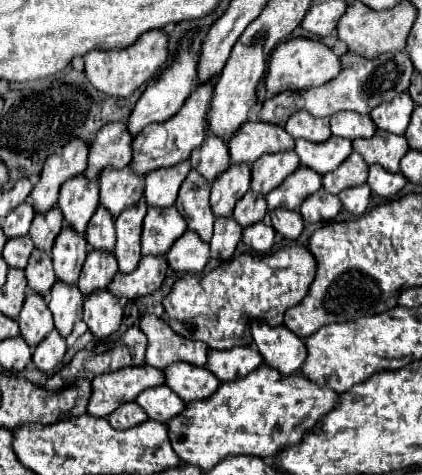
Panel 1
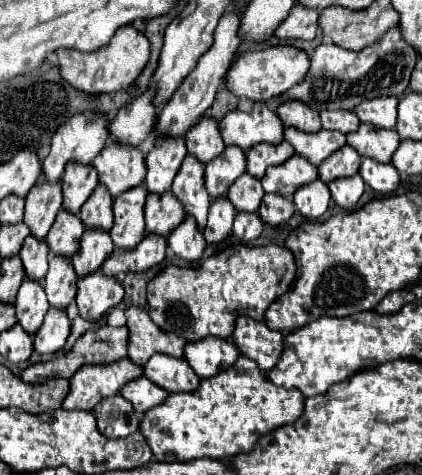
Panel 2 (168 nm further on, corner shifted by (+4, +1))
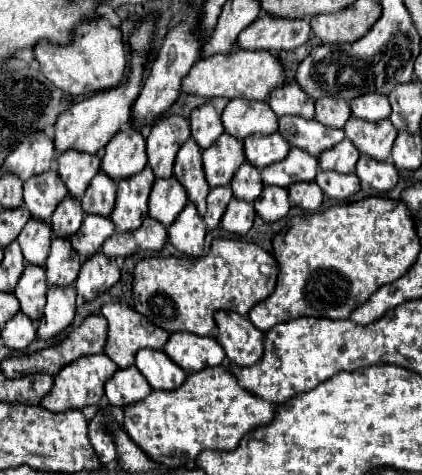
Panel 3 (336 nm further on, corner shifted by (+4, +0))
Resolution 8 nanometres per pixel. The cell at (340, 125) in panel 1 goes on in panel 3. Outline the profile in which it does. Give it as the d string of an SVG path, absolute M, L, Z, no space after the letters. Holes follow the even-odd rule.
M315 100L315 120L319 120L327 128L343 128L345 122L351 118L349 102L343 100Z

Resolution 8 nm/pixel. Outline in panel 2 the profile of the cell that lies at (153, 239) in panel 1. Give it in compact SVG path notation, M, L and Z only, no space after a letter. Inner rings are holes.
M171 191L165 195L147 195L145 203L145 233L157 233L169 237L169 233L179 227L185 219L183 205L175 199Z

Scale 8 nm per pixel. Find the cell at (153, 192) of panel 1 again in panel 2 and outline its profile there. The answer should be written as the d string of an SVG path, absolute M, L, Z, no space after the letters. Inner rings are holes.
M183 137L157 139L153 151L145 157L147 191L157 195L163 195L165 191L169 191L185 155L187 155L187 149L185 149Z

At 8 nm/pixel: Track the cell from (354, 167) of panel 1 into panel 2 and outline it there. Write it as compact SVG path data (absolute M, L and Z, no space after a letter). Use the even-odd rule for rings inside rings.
M345 145L319 165L319 179L323 183L331 183L333 179L339 177L353 177L359 173L359 163L361 163L359 153L353 147Z

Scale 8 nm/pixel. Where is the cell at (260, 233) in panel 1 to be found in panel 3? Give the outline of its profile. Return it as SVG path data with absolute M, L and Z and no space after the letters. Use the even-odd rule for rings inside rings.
M231 200L227 206L227 212L223 214L223 228L233 234L247 234L249 228L253 226L255 210L253 204L243 204L243 200Z

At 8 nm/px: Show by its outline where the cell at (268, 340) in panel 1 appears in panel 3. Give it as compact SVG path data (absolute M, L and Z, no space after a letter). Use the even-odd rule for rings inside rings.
M215 312L215 338L237 366L253 366L263 356L265 334L237 312Z

